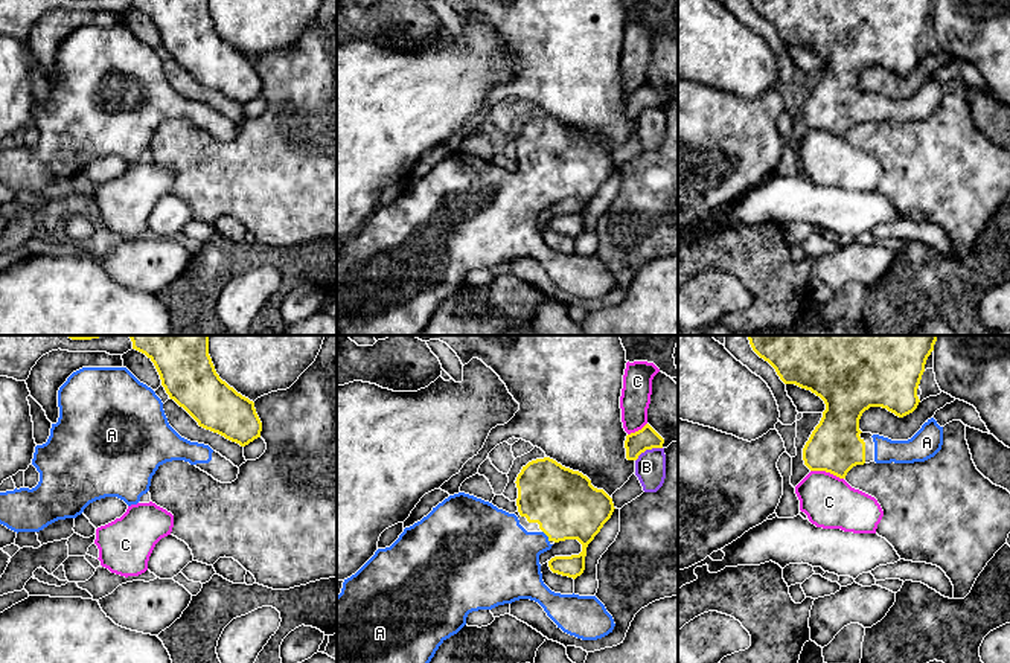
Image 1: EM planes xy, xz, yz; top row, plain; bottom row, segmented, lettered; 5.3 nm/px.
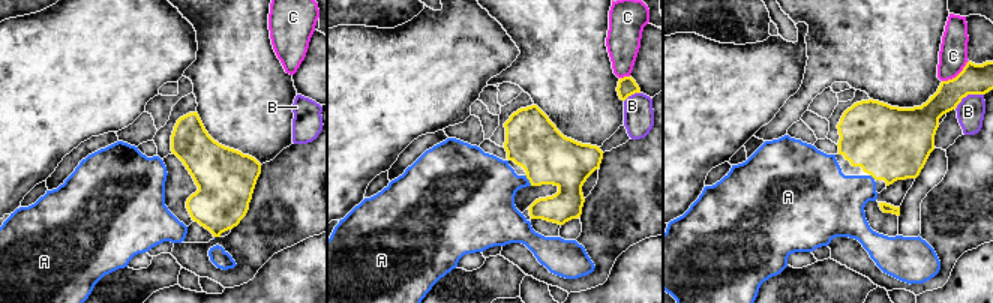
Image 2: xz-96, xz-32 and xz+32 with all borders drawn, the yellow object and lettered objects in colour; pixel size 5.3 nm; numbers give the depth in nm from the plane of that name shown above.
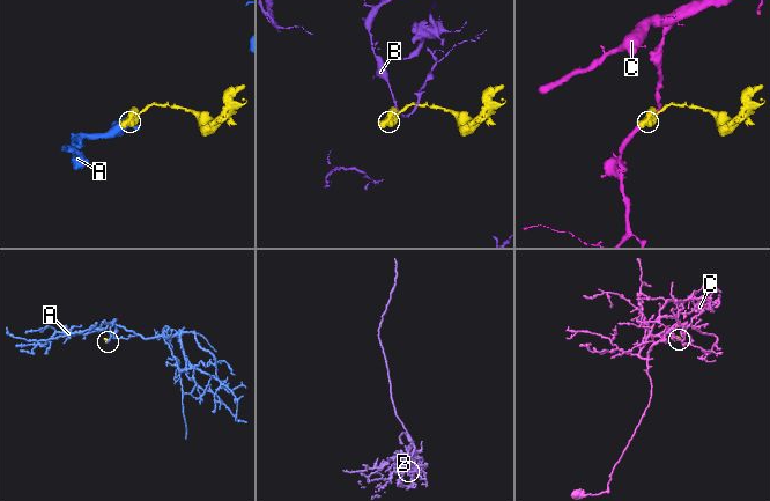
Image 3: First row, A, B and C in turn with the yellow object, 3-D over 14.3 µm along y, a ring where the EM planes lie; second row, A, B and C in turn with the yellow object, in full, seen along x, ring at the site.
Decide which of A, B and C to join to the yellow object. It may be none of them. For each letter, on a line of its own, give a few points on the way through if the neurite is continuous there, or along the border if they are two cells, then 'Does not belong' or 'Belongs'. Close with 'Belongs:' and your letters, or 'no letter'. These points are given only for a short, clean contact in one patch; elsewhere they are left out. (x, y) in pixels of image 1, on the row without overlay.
A: Path across: xz (564, 162), (558, 183), (547, 194), (506, 215). Belongs
B: Boundary: xz (661, 105), (645, 108), (636, 119). Does not belong
C: Does not belong
Belongs: A

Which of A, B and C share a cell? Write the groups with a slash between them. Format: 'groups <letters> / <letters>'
groups A / B / C

